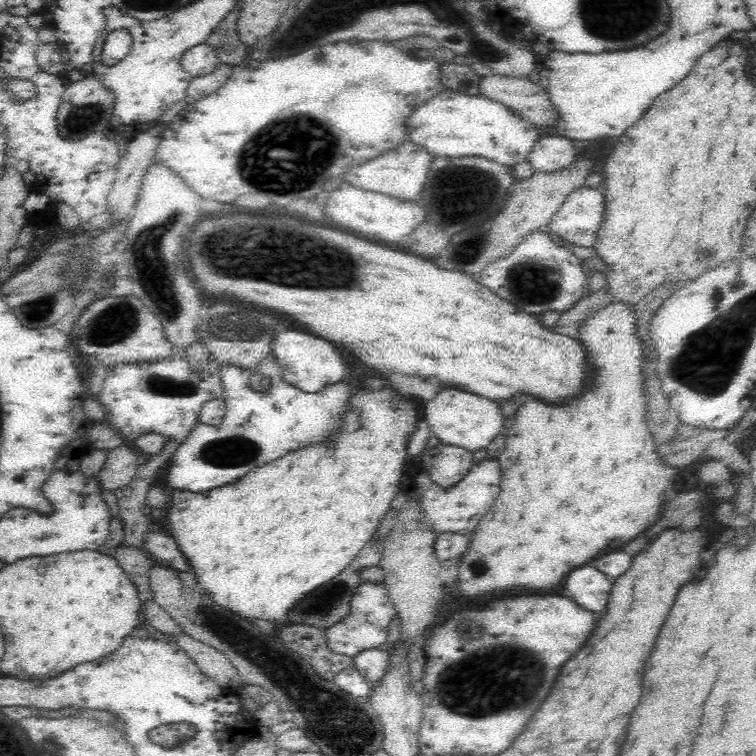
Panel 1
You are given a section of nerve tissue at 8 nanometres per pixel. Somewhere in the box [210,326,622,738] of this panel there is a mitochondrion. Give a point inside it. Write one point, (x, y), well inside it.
(465, 688)

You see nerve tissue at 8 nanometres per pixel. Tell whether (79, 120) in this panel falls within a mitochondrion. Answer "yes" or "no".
yes

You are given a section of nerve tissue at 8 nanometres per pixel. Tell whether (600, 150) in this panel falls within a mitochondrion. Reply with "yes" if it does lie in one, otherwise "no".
no

